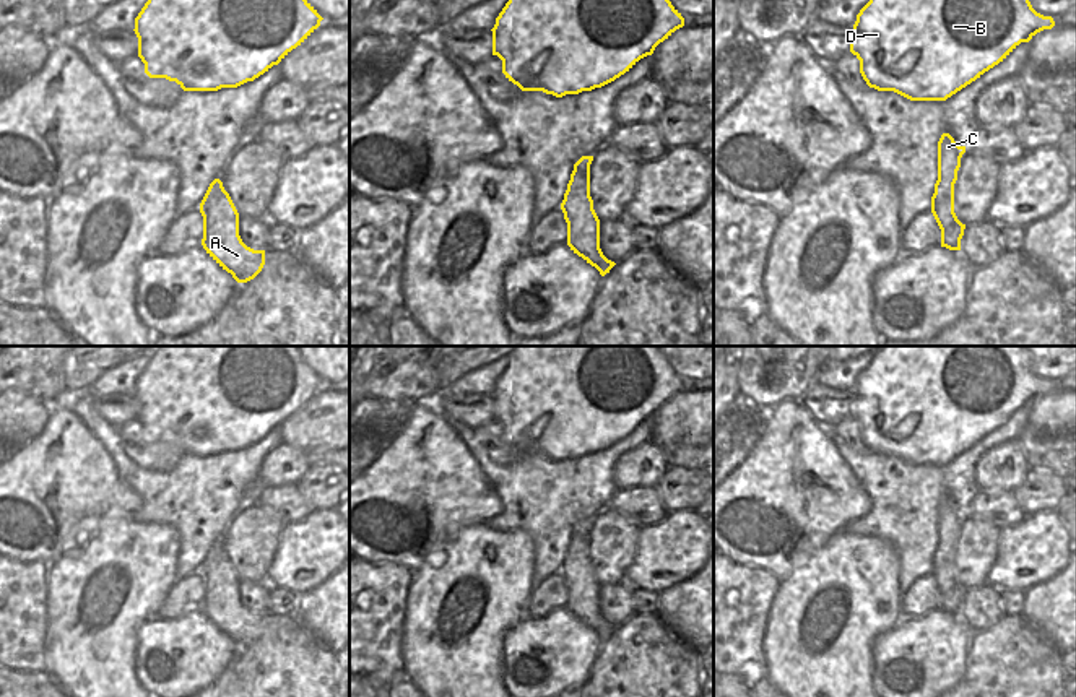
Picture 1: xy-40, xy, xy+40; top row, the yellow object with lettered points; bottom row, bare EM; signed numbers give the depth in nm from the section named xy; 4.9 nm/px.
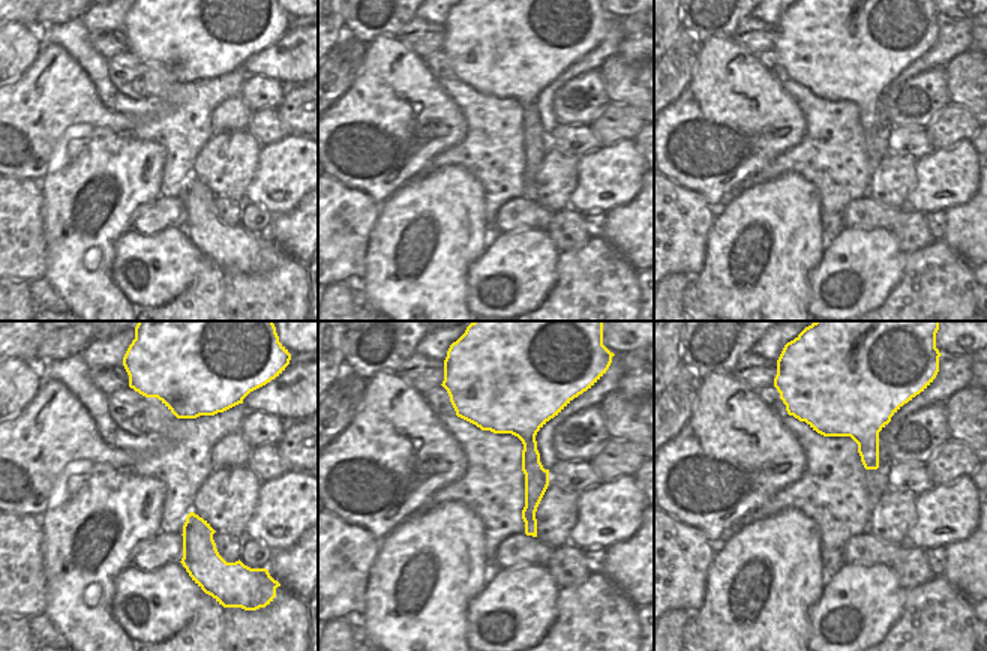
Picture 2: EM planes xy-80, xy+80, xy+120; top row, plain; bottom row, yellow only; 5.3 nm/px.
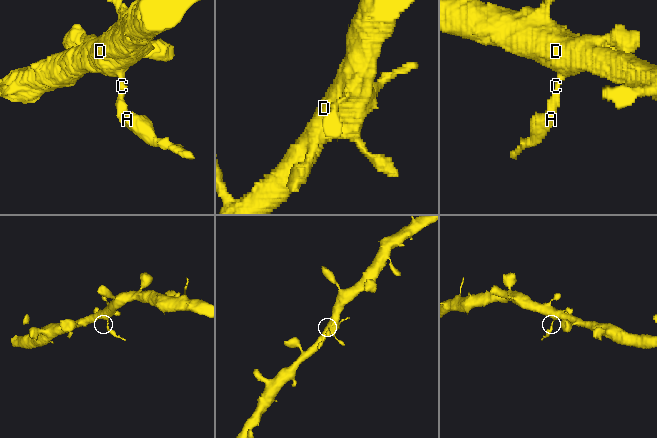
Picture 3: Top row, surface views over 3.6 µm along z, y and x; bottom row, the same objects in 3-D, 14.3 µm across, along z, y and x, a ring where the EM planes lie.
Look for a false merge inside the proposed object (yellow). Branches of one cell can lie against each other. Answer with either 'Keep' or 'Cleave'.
Cleave

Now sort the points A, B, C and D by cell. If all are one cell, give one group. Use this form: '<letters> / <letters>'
A / B C D

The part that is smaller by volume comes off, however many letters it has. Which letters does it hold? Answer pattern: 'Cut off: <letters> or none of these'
Cut off: A

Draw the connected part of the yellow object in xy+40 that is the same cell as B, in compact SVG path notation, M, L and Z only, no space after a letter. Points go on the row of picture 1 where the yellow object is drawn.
M870 0L857 15L850 52L860 60L860 73L870 88L894 91L910 101L946 101L1003 62L1021 42L1029 42L1037 32L1053 26L1053 18L1037 13L1029 0Z

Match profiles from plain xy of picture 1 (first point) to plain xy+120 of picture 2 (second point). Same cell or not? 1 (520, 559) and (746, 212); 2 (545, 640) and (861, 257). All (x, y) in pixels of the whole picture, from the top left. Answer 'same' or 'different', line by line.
1: same
2: same

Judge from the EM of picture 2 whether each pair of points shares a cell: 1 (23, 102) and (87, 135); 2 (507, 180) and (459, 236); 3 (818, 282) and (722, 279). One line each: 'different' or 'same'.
1: different
2: different
3: different

